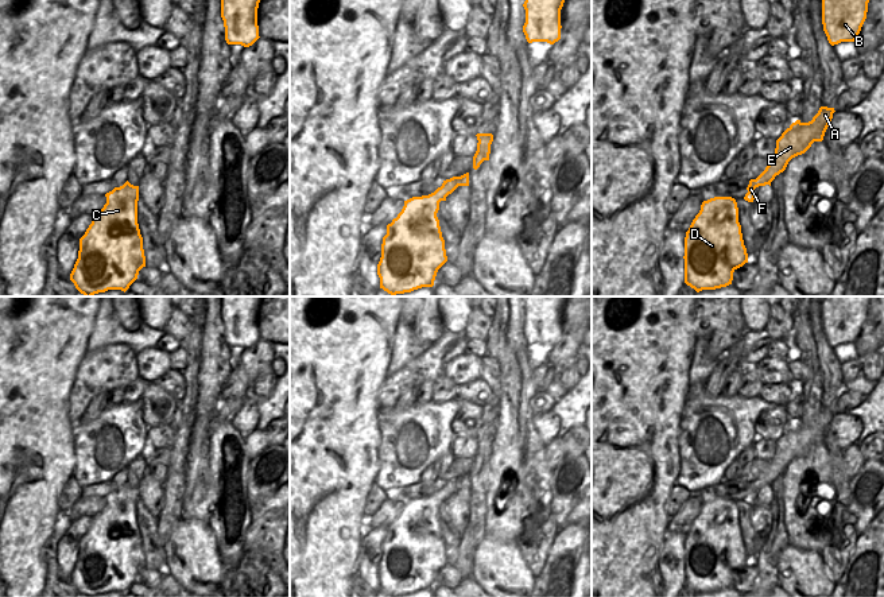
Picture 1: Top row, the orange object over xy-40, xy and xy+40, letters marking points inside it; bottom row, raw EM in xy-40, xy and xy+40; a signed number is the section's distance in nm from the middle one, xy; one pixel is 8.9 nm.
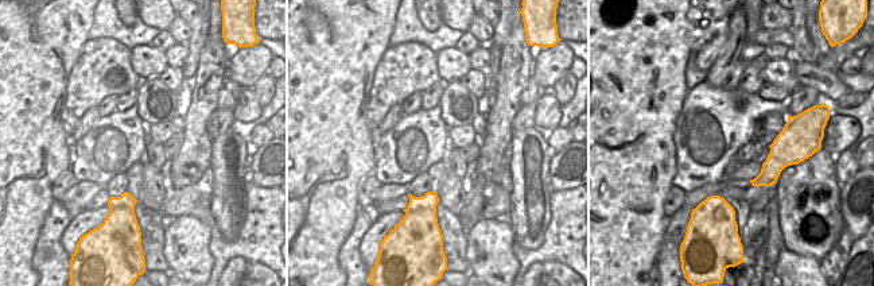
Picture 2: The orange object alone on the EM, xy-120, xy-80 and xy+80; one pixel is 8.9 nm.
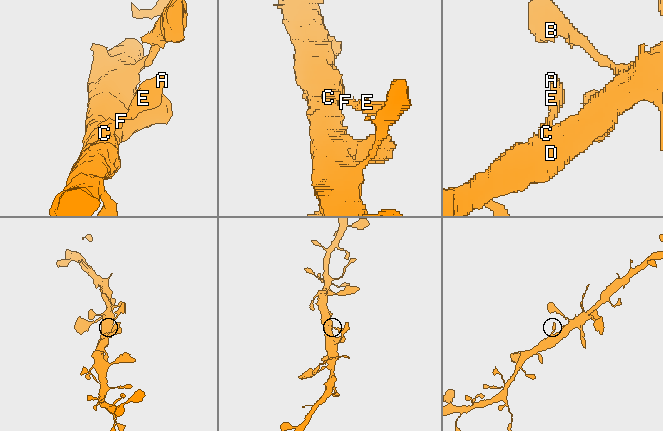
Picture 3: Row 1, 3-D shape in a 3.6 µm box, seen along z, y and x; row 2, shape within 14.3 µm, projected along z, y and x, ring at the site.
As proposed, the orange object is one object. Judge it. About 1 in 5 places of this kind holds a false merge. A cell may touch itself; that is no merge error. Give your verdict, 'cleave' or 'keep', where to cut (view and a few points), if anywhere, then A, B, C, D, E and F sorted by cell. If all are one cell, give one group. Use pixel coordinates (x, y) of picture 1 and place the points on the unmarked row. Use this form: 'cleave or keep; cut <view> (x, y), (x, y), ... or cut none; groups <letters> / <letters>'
keep; cut none; groups A B C D E F

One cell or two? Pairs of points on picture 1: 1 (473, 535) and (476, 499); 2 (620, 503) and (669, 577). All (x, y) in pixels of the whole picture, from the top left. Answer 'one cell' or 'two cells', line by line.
1: one cell
2: two cells

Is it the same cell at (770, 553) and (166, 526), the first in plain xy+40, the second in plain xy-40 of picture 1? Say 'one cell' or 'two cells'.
one cell

